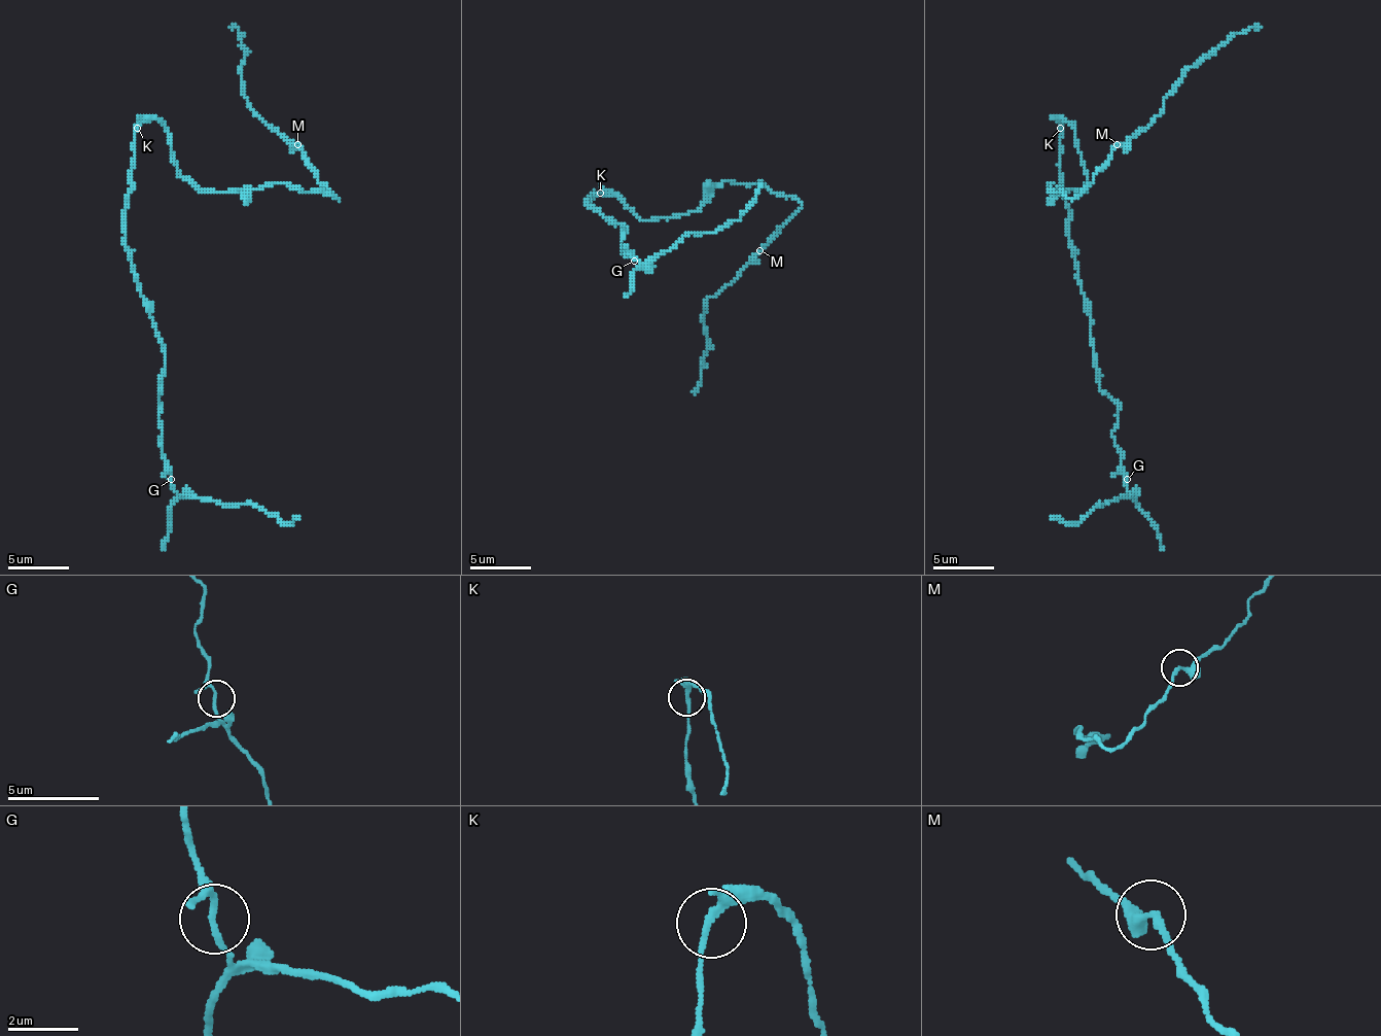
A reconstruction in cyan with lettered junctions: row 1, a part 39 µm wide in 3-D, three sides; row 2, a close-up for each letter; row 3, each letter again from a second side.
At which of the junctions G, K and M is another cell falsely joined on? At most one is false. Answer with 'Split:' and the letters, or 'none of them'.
Split: none of them

